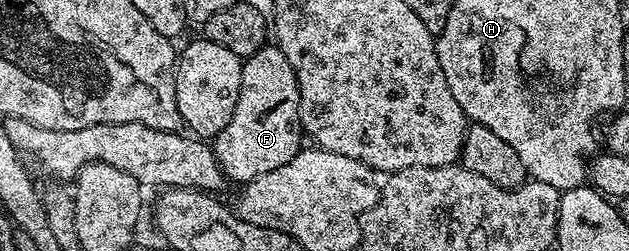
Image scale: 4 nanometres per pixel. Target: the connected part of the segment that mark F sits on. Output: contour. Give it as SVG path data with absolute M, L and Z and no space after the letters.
M266 43L262 49L255 51L255 55L251 55L242 60L241 94L239 95L239 103L235 103L235 115L231 115L231 123L227 123L227 127L223 127L221 134L212 142L212 147L213 154L217 156L219 167L225 172L226 178L228 178L230 182L237 181L236 183L254 181L259 175L267 175L267 171L275 171L275 167L283 167L283 163L291 163L291 159L295 159L295 155L301 152L303 148L303 130L301 127L299 83L295 79L295 71L291 67L291 63L287 63L287 55L283 55L283 51L277 48L276 44Z

